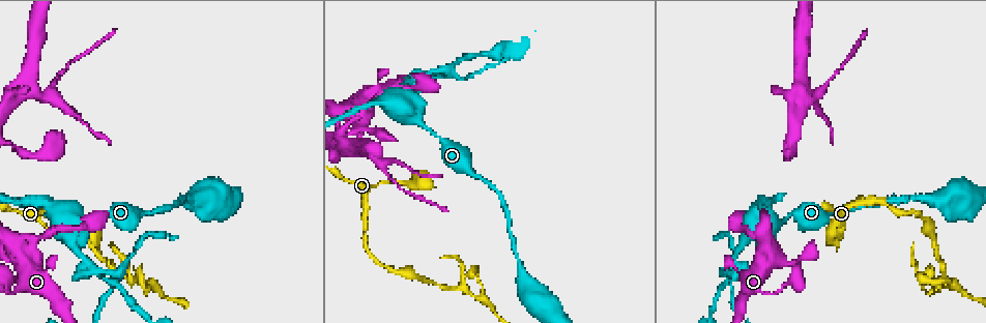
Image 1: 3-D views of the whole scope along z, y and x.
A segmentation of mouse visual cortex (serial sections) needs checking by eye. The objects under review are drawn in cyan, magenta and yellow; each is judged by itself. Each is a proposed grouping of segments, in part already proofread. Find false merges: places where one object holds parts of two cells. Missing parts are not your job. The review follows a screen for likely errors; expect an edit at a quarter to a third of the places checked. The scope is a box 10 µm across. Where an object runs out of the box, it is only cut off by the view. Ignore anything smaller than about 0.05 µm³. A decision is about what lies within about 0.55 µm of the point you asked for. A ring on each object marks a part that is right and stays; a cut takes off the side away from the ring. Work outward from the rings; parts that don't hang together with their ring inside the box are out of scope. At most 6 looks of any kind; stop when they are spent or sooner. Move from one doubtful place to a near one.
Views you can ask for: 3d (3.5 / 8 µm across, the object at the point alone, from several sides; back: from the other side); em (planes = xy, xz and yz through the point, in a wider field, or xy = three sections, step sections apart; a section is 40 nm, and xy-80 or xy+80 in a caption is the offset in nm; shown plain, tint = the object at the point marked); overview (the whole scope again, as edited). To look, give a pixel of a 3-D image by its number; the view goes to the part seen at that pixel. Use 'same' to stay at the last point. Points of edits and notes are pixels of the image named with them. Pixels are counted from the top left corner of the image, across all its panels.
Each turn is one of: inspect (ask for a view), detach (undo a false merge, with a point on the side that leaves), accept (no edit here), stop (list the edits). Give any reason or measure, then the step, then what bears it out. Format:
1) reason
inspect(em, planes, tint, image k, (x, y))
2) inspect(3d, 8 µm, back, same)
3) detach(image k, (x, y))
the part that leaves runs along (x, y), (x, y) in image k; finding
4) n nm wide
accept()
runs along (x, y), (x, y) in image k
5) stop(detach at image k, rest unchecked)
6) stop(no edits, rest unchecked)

three arms meet
inspect(em, planes, tint, image 1, (461, 288))

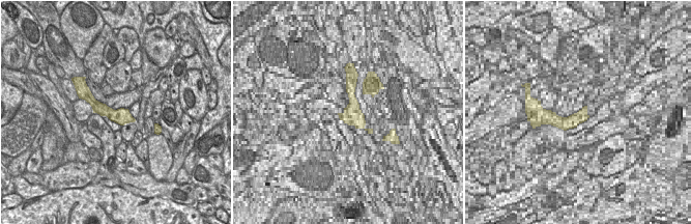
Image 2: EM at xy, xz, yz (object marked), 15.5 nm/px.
inspect(3d, 3.5 µm, same)

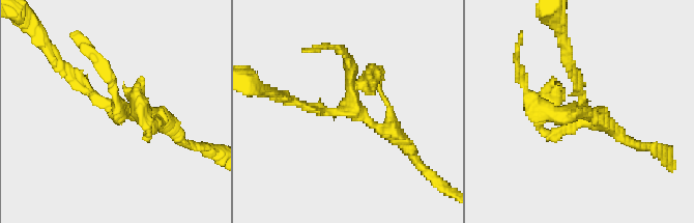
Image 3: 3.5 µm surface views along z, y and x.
accept()
runs along (89, 99), (113, 115), (131, 119) in image 2; continuous, no second cell

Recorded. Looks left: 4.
thick turns thin
inspect(3d, 3.5 µm, image 1, (542, 300))

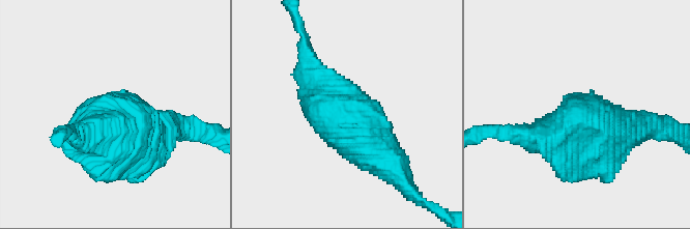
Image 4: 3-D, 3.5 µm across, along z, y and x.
inspect(em, xy, step 3, tint, image 4, (115, 127))

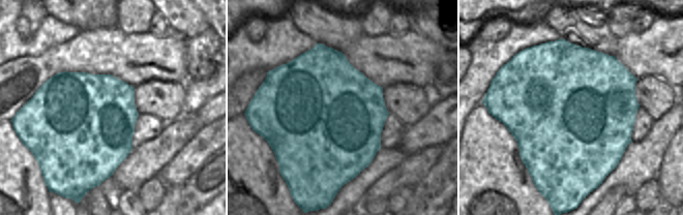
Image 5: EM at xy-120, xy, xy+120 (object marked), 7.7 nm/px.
accept()
runs along (322, 85), (370, 146), (405, 172) in image 4; continuous, no second cell

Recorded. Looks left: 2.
sharp bend
inspect(3d, 3.5 µm, image 1, (417, 182))

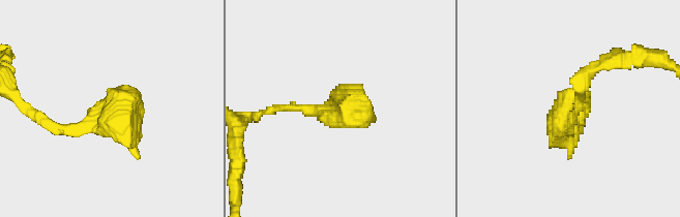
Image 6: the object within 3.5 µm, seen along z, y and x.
now the EM
inspect(em, xy, step 3, tint, image 6, (111, 118))

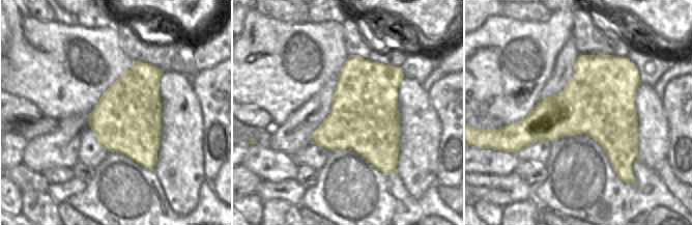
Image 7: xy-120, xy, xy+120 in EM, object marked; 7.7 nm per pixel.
accept()
runs along (47, 124), (116, 118), (136, 156) in image 6; all the same cell

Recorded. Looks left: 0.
stop(no edits, rest unchecked)

